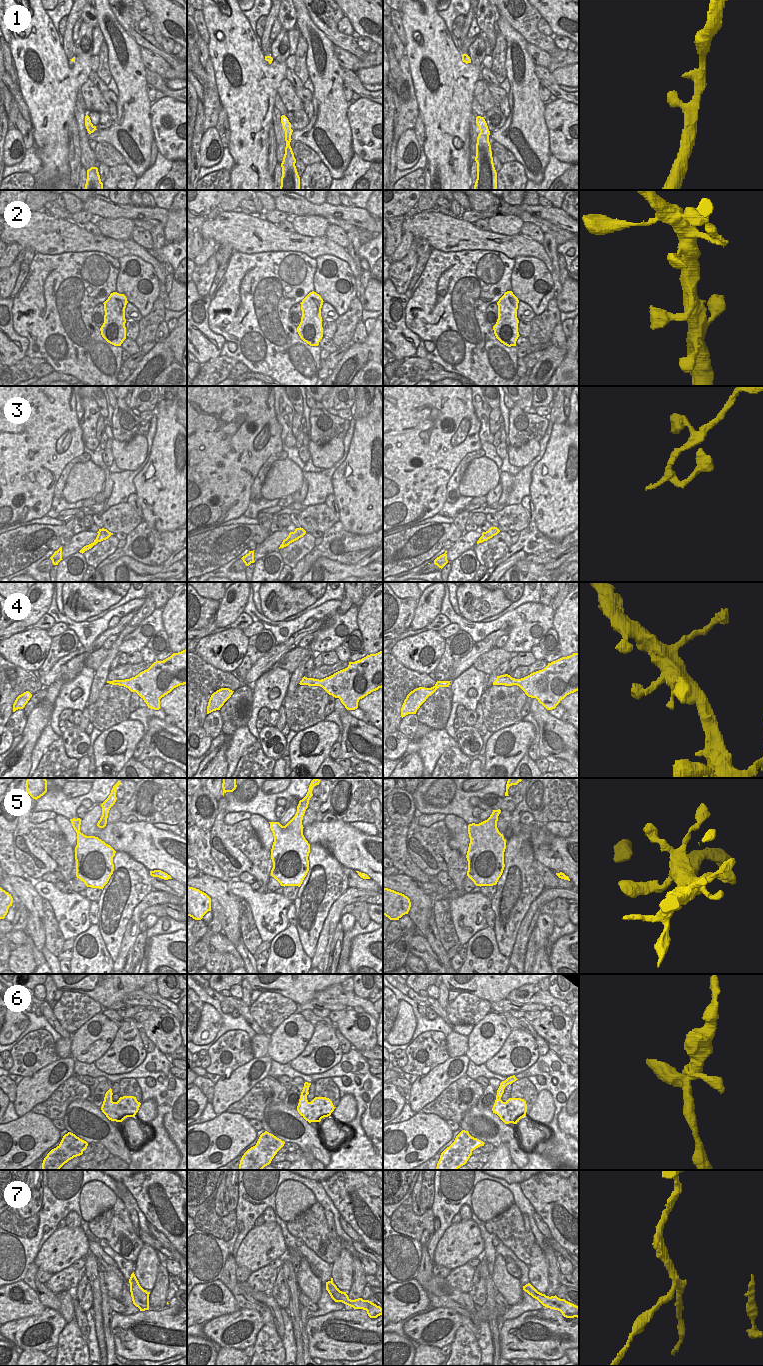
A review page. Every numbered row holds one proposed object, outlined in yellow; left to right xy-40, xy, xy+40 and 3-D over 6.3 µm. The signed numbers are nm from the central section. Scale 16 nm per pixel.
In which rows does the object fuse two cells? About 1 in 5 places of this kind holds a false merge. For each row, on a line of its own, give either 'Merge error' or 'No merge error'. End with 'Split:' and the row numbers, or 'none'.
1: No merge error
2: No merge error
3: No merge error
4: No merge error
5: No merge error
6: No merge error
7: Merge error
Split: 7

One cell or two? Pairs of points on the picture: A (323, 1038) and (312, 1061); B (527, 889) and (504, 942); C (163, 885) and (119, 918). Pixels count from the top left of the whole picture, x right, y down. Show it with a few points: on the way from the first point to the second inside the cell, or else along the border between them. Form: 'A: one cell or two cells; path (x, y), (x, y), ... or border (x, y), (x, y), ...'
A: one cell; path (317, 1044), (312, 1048), (312, 1055)
B: one cell; path (521, 902), (512, 911), (506, 929)
C: two cells; border (149, 871), (149, 880), (153, 888)

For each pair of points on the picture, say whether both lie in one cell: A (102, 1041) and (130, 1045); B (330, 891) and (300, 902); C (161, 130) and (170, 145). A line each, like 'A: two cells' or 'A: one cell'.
A: two cells
B: one cell
C: one cell

